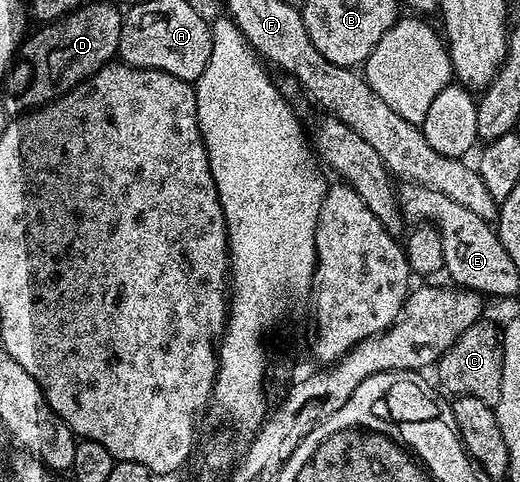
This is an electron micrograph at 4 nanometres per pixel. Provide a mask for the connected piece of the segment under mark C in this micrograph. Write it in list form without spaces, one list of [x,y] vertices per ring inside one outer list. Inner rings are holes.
[[[488,319],[475,322],[440,359],[435,362],[437,377],[444,392],[459,397],[483,399],[483,403],[496,407],[503,391],[503,333]]]

